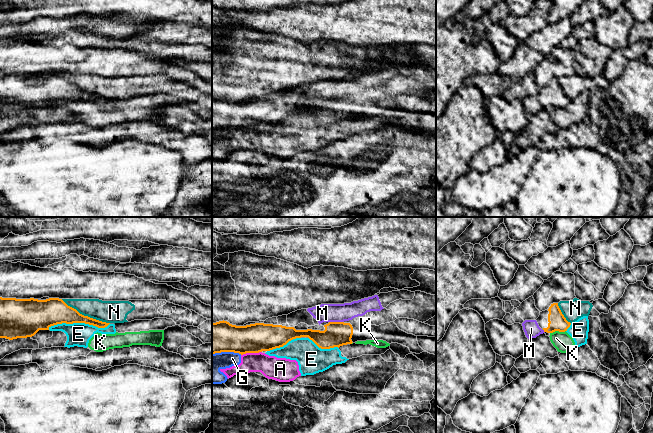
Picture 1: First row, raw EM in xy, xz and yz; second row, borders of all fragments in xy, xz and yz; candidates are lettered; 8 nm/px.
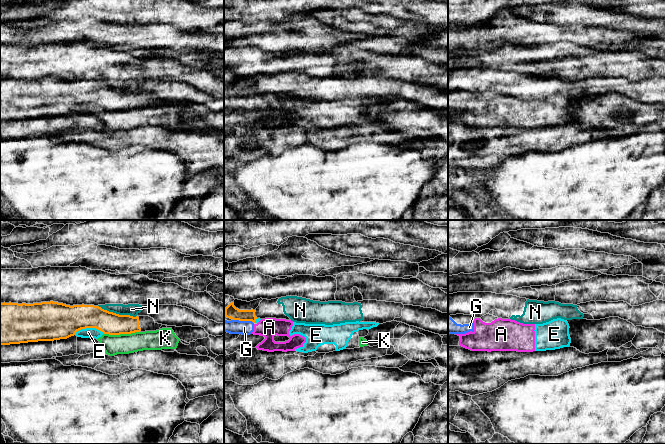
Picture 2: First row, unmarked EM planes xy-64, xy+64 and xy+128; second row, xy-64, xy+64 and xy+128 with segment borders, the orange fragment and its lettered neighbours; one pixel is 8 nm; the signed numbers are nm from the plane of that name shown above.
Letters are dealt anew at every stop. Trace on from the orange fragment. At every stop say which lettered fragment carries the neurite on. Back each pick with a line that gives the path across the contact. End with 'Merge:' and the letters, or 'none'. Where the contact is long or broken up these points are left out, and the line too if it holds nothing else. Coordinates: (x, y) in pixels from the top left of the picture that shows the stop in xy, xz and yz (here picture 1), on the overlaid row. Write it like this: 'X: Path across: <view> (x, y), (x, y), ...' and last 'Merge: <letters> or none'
M: Path across: xz (336, 334), (336, 322), (327, 313), (322, 313)
Merge: M

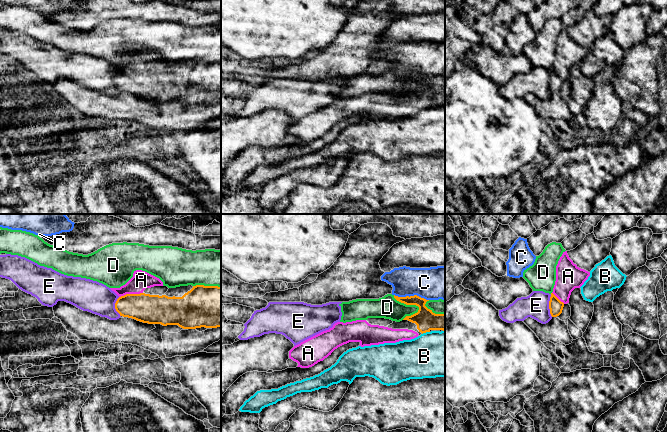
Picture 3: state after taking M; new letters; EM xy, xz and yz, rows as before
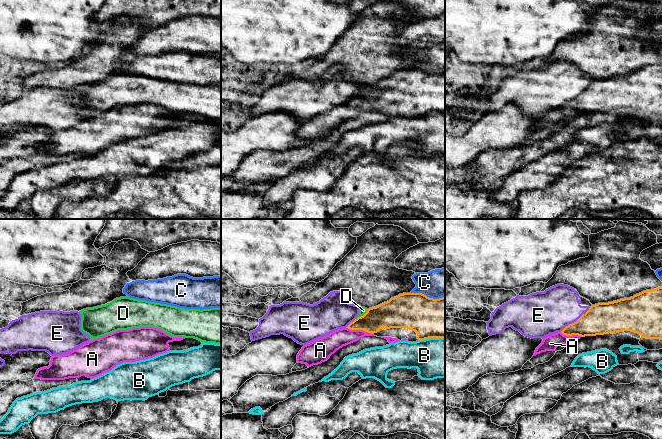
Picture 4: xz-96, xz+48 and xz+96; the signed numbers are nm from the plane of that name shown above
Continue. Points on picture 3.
Merge: A

